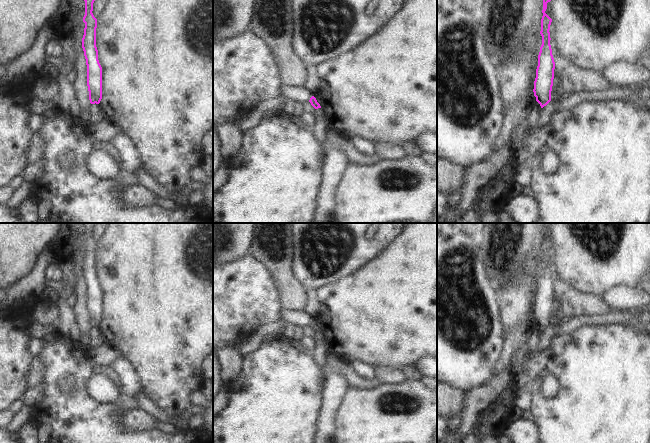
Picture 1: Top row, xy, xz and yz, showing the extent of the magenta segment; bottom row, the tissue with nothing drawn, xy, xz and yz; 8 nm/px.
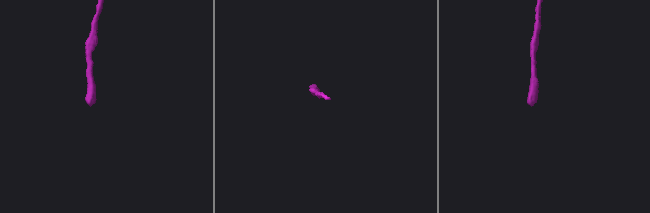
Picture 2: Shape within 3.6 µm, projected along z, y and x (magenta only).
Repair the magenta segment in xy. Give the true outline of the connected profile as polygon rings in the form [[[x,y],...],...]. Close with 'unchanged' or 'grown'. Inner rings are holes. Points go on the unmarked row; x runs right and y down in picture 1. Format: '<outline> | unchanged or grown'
[[[84,223],[85,239],[83,246],[85,247],[85,252],[82,262],[82,272],[87,289],[87,310],[91,328],[99,328],[102,323],[102,291],[98,284],[98,274],[96,271],[97,243],[92,237],[95,224]]] | unchanged

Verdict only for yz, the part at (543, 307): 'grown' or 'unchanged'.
unchanged

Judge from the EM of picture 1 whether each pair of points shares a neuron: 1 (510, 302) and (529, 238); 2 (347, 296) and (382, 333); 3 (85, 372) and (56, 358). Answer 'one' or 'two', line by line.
1: two
2: one
3: one

